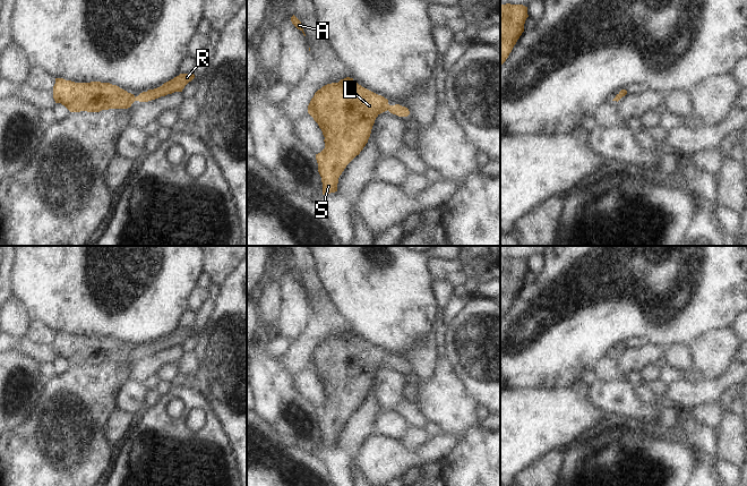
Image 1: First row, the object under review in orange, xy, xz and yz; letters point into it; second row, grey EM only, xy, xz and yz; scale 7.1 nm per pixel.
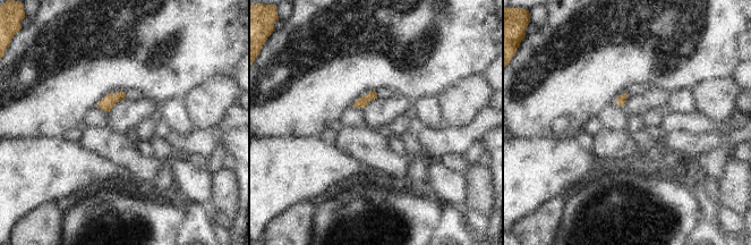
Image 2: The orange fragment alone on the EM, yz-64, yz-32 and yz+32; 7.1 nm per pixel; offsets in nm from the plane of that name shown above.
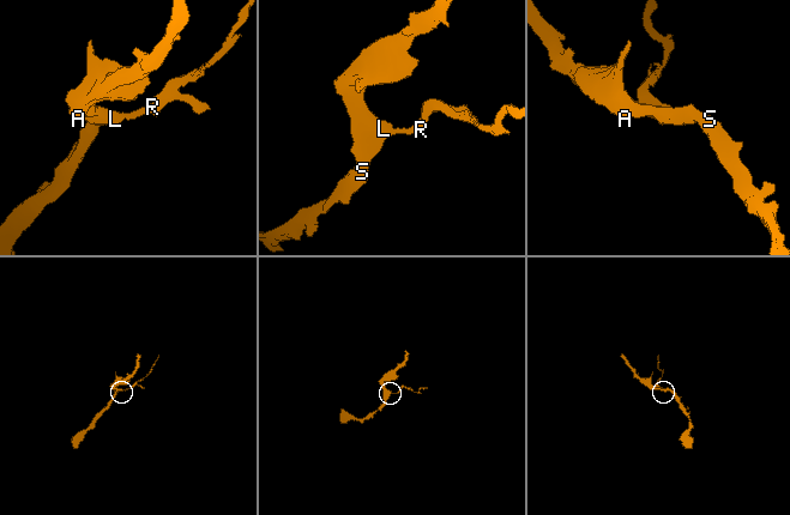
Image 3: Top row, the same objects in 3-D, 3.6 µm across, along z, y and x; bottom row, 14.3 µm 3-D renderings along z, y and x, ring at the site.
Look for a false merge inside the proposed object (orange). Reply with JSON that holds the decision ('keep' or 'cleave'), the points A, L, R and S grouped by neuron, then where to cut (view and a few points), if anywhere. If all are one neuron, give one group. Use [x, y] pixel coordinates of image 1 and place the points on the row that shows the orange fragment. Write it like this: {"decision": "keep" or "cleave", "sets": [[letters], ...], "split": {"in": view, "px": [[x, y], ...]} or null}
{"decision": "keep", "sets": [["A", "L", "R", "S"]], "split": null}

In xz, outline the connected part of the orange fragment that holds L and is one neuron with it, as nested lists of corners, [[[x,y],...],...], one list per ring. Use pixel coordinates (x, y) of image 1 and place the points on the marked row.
[[[350,77],[327,84],[315,93],[308,105],[308,113],[318,123],[325,137],[325,148],[316,154],[323,195],[337,191],[340,176],[368,143],[376,118],[387,110],[398,117],[410,114],[407,108],[400,104],[389,105],[387,99],[362,87]]]

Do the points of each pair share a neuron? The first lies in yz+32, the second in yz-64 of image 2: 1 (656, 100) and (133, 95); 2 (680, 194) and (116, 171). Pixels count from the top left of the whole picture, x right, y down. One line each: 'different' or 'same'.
1: different
2: different

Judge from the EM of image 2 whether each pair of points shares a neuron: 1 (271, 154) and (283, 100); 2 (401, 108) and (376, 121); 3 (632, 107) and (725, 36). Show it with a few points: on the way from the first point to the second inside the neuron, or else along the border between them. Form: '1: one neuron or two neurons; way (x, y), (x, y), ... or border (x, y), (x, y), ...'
1: two neurons; border (303, 136), (261, 137)
2: one neuron; way (395, 108), (390, 108), (382, 116)
3: two neurons; border (650, 85), (657, 85), (671, 92)

